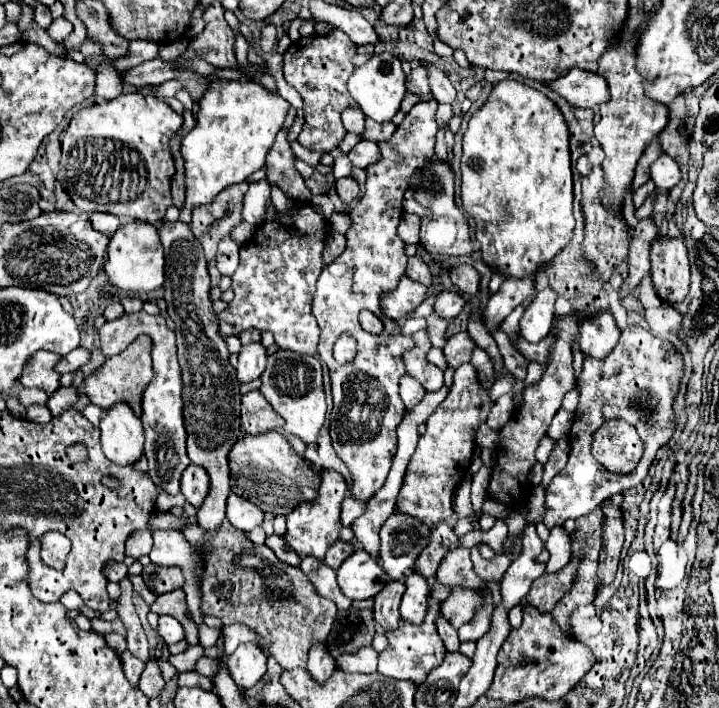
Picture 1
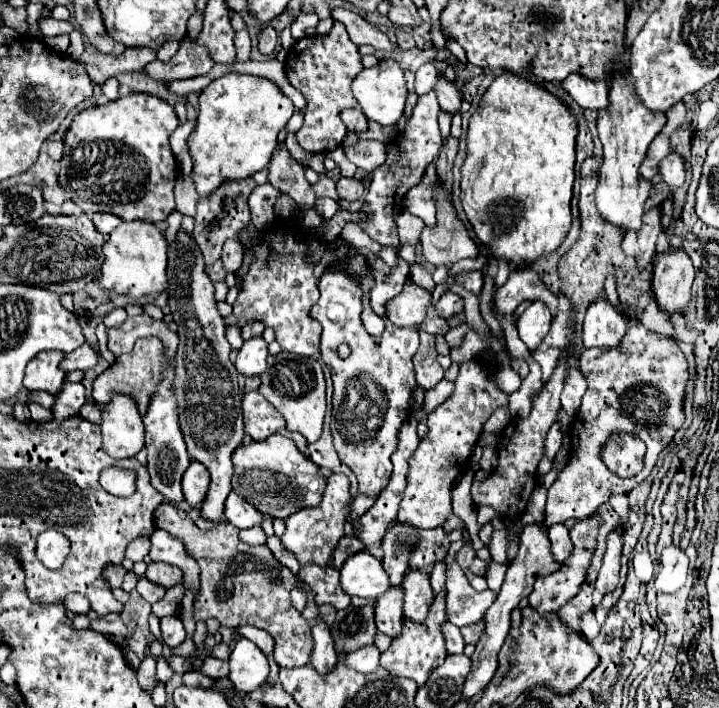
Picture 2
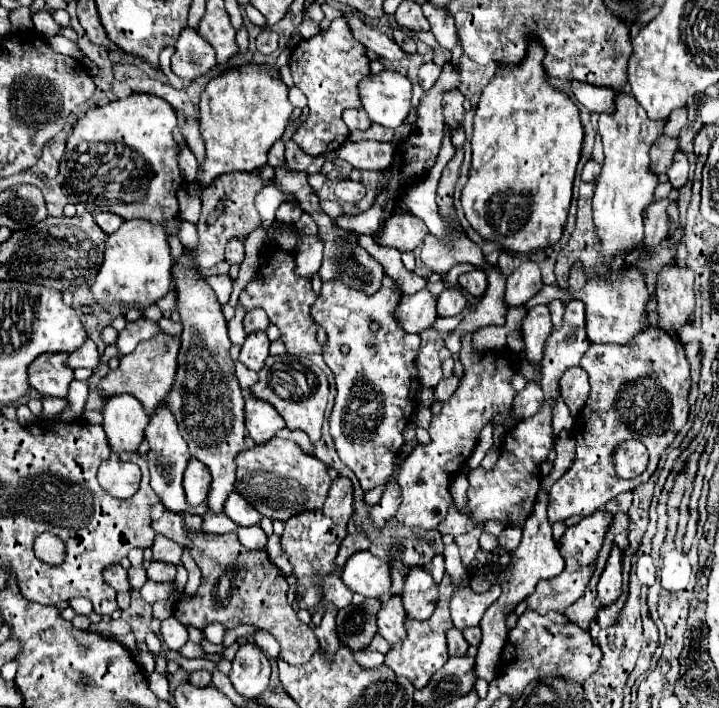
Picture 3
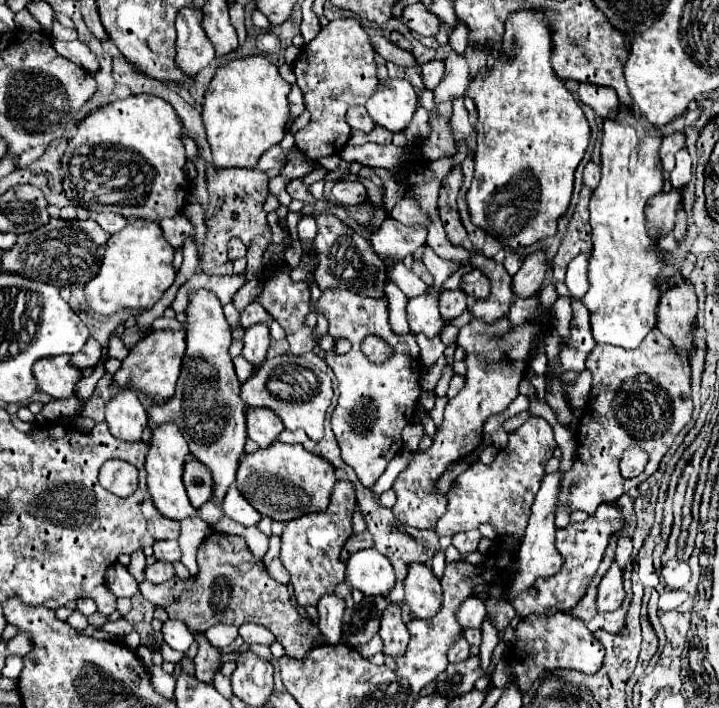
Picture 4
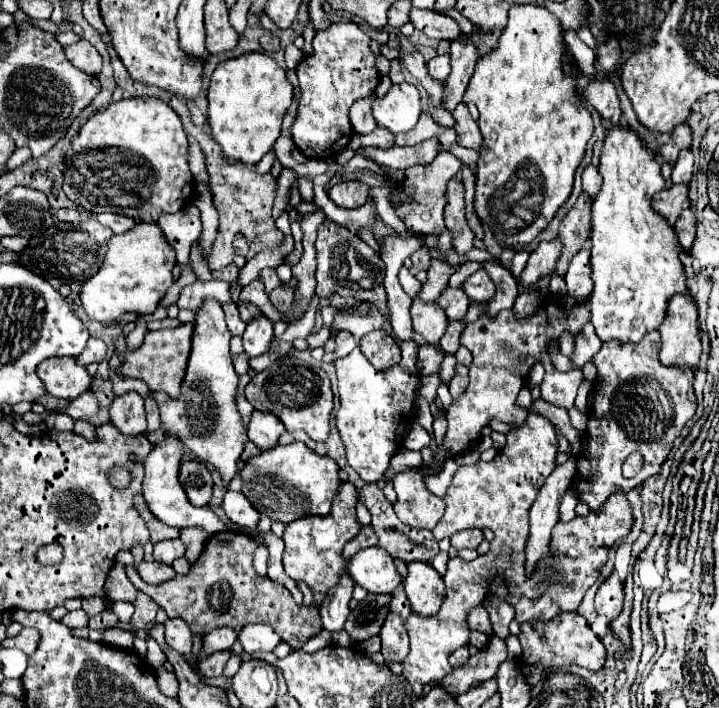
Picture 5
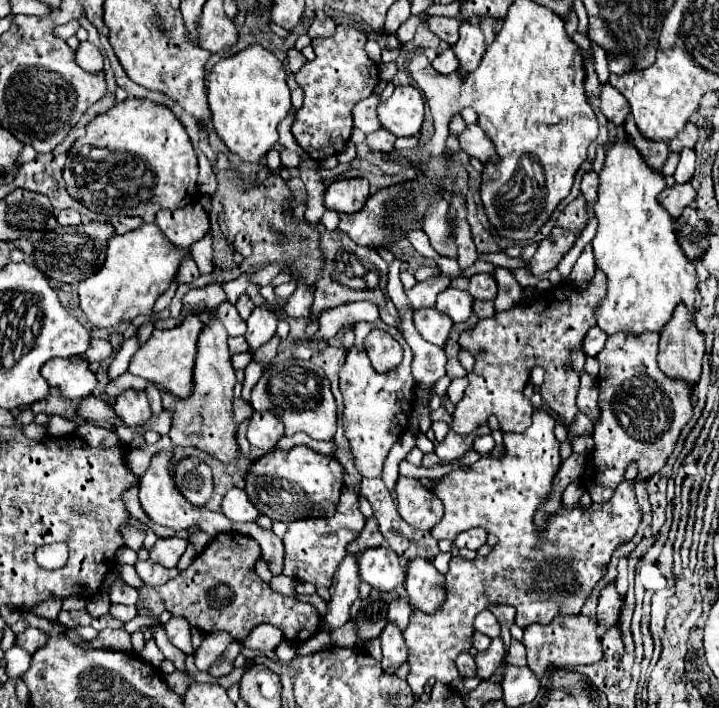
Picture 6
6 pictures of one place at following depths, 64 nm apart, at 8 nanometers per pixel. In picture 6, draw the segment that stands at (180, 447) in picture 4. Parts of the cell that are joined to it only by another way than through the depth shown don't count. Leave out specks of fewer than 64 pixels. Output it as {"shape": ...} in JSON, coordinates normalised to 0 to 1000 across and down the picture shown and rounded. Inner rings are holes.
{"shape":[[[223,636],[220,641],[211,644],[209,658],[203,664],[203,669],[195,675],[195,712],[200,718],[200,723],[223,743],[239,746],[245,751],[250,749],[261,749],[264,743],[278,743],[278,749],[284,749],[292,757],[303,757],[306,751],[317,751],[323,749],[323,737],[309,726],[309,723],[292,723],[287,718],[275,718],[267,715],[245,689],[239,669],[236,669],[236,653],[242,647],[239,636]]]}

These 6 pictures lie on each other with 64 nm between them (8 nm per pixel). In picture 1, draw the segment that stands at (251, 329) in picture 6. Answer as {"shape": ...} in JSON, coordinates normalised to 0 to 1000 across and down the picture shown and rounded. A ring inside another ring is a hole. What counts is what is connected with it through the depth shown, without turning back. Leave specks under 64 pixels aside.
{"shape":[[[362,483],[337,489],[337,497],[331,500],[328,534],[334,540],[350,540],[364,531],[367,520],[370,520],[370,492]]]}

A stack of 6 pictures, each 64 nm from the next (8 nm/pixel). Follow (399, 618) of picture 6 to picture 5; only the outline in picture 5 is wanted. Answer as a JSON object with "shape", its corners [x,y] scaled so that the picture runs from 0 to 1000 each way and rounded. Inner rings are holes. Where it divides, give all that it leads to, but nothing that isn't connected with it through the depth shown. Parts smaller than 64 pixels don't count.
{"shape":[[[559,825],[551,831],[551,836],[545,836],[542,862],[548,862],[548,864],[556,864],[556,870],[562,870],[562,873],[567,873],[567,870],[573,867],[573,862],[570,862],[570,853],[567,853],[567,845],[565,845],[565,839],[562,839],[562,831],[559,831]]]}

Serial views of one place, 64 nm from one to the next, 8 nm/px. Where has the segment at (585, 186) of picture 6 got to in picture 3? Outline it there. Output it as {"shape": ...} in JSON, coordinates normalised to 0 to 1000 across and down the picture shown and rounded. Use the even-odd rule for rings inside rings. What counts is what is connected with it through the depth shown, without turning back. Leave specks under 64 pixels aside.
{"shape":[[[821,223],[821,226],[812,232],[809,254],[812,254],[812,257],[826,257],[832,249],[834,249],[834,232],[832,232],[829,226],[823,226],[823,223]]]}

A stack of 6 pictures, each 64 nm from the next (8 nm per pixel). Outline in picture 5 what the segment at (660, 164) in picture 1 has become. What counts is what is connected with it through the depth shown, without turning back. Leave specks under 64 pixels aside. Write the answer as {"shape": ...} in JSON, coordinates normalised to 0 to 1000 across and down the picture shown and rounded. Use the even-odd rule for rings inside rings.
{"shape":[[[946,212],[940,234],[935,240],[935,257],[937,260],[957,260],[962,251],[962,234],[965,234],[965,220],[960,212]]]}

